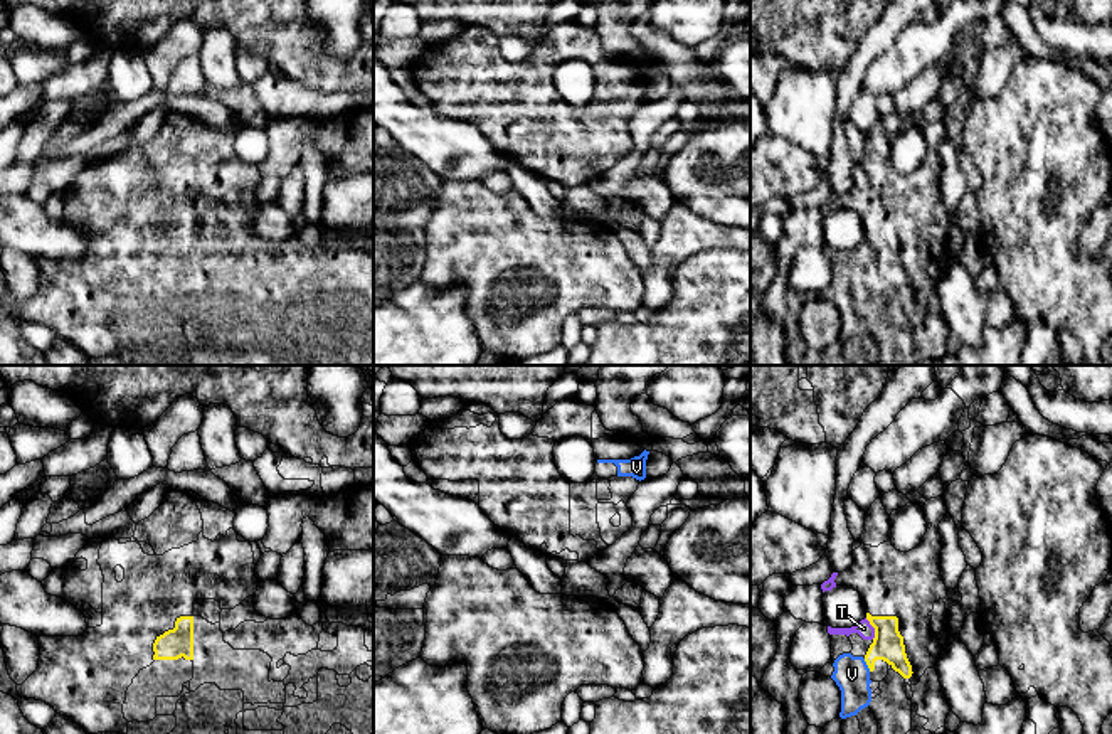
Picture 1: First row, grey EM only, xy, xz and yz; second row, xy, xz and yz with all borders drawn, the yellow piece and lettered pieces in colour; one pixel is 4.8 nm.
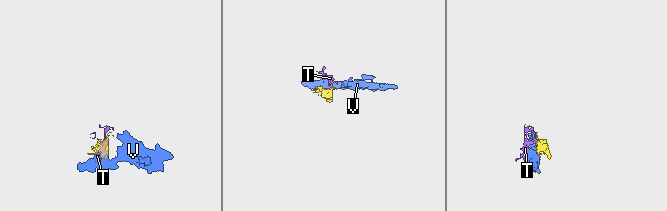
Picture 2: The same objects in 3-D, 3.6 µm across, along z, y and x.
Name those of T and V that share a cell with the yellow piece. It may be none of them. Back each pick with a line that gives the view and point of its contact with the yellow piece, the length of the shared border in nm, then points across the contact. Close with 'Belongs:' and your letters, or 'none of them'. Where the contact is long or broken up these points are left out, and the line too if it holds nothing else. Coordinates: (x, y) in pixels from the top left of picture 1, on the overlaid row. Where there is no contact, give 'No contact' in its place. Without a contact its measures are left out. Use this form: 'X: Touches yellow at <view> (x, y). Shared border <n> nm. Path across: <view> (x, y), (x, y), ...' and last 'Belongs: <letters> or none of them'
T: Touches yellow at yz (873, 627). Shared border 110 nm
V: Touches yellow at yz (867, 664). Shared border 70 nm
Belongs: T, V

